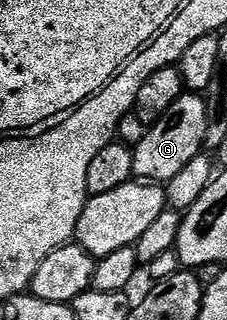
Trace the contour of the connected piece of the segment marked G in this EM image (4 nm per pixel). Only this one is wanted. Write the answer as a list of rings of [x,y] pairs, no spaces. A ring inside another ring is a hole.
[[[184,94],[169,106],[169,110],[155,124],[146,129],[139,145],[133,148],[133,170],[135,176],[143,182],[166,182],[177,178],[193,158],[197,158],[204,151],[207,126],[207,101],[199,94]]]

